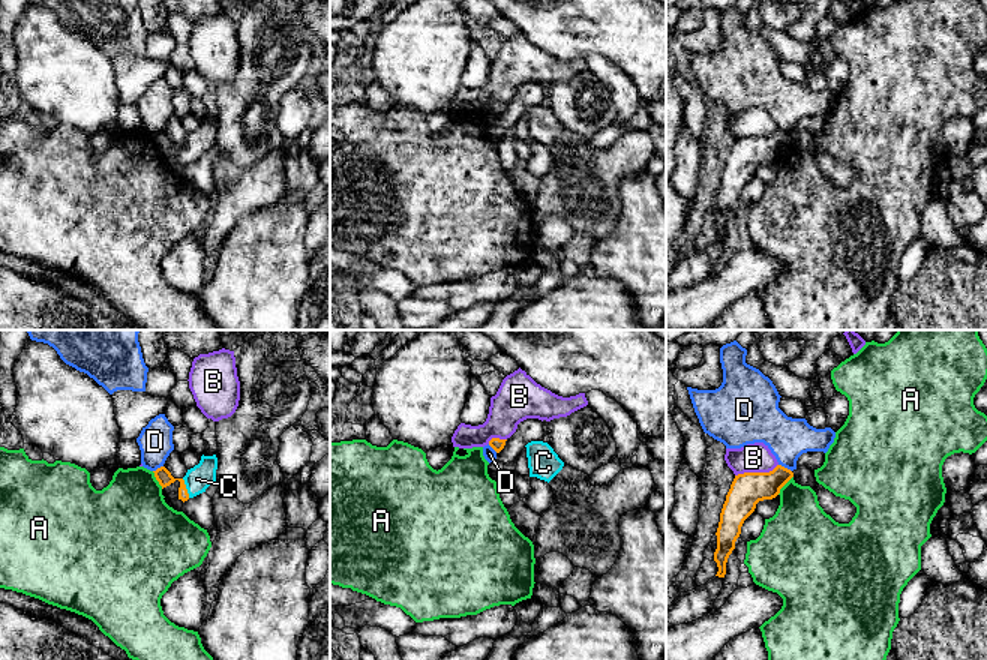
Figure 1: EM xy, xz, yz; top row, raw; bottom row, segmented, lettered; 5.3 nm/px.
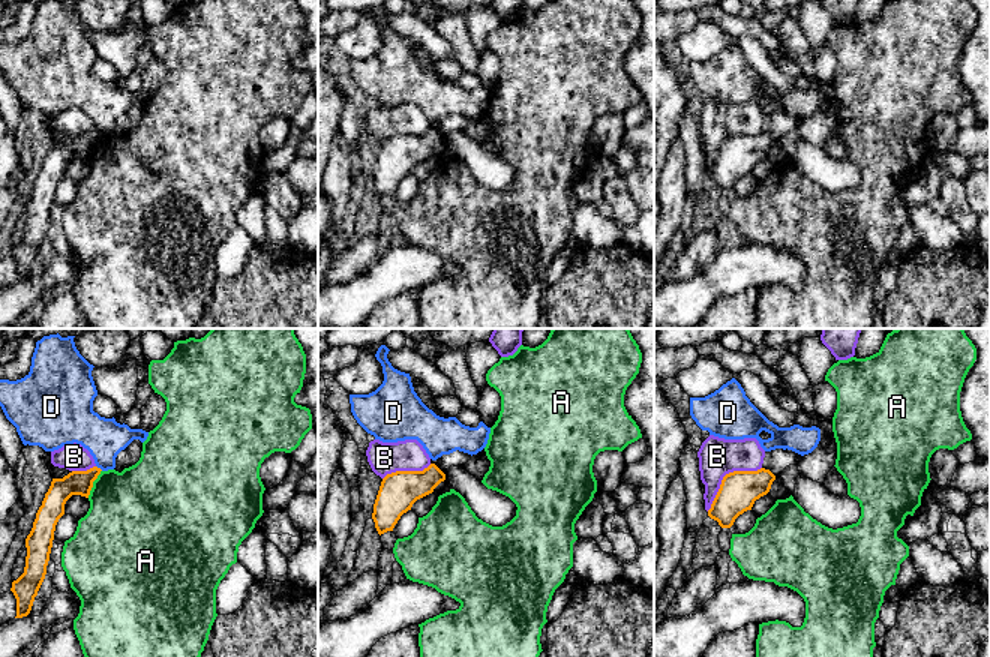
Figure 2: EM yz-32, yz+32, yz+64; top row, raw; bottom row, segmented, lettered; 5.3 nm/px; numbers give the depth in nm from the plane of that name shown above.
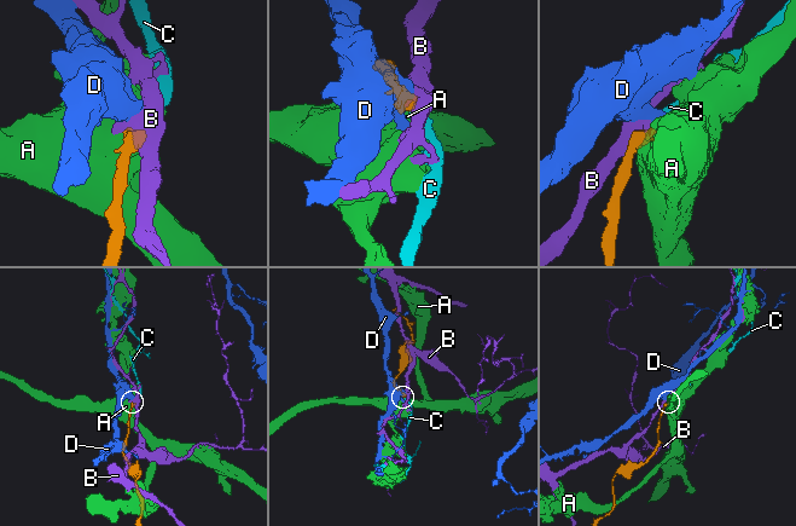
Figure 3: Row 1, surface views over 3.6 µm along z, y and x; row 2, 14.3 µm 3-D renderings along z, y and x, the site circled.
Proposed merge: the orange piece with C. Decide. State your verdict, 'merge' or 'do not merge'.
merge

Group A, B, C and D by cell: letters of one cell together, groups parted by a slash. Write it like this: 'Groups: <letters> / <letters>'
Groups: A / B / C / D

